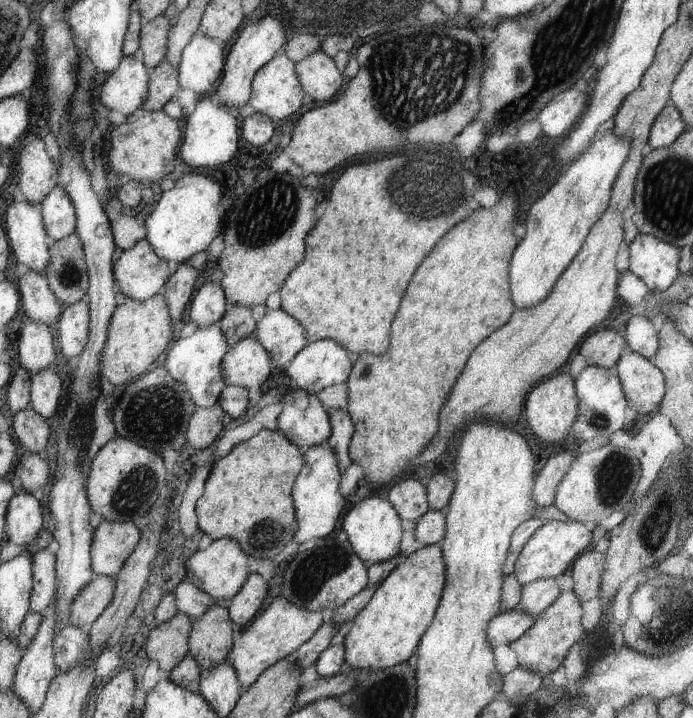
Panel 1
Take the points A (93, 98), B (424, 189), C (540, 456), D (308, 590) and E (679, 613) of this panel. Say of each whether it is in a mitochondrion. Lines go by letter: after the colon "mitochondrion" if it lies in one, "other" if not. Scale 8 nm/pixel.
A: other
B: mitochondrion
C: other
D: mitochondrion
E: mitochondrion

